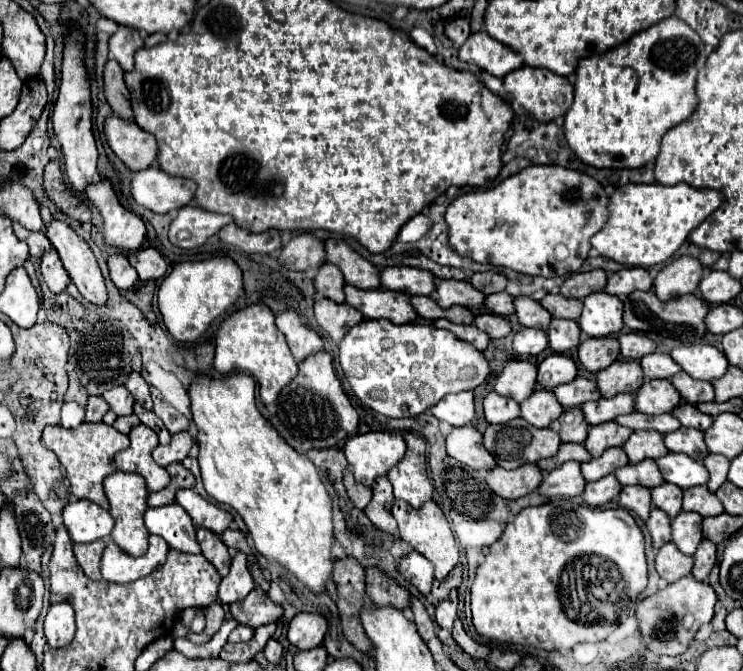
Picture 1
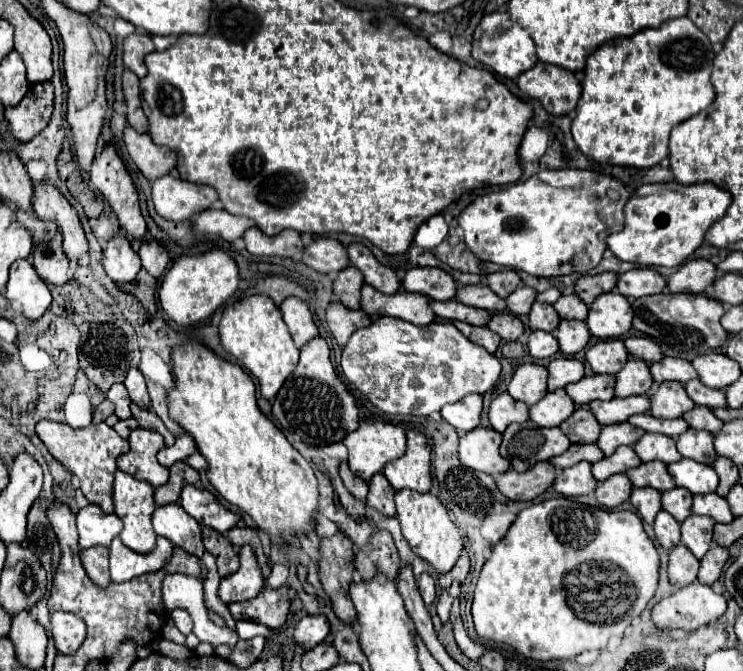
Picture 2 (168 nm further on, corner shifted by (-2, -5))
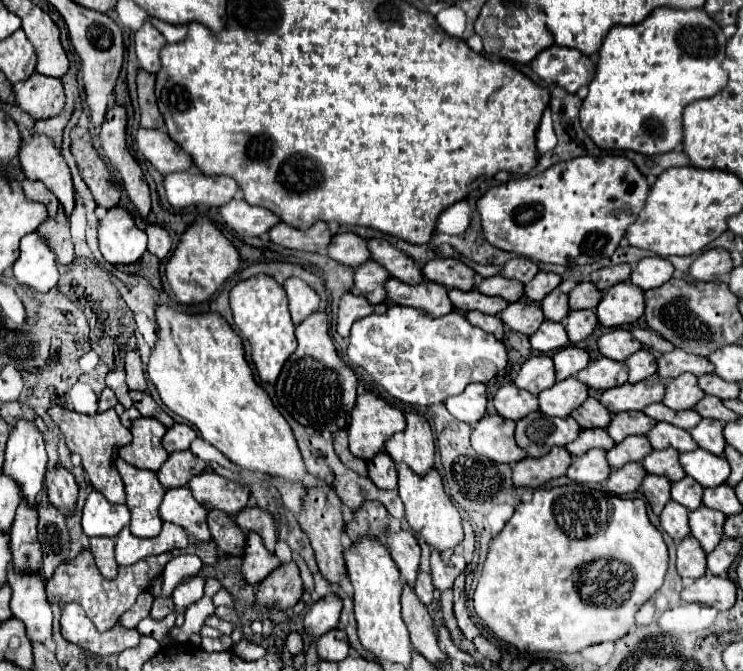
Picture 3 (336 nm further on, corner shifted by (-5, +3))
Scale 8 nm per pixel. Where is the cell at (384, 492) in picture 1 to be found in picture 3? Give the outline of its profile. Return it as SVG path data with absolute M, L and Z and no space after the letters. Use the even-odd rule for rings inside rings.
M380 452L378 456L374 456L374 460L368 462L368 476L382 490L396 490L396 466L384 452Z

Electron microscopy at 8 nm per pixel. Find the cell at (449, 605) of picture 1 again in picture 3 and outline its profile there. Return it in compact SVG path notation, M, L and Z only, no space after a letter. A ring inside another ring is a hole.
M432 552L432 580L434 580L434 586L436 590L444 592L444 590L450 590L454 586L454 580L464 572L466 568L466 562L462 556L452 556L450 558L450 564L444 564L440 560L440 552Z

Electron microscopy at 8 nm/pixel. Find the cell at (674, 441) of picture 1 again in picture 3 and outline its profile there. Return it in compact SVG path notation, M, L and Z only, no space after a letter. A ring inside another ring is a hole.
M704 418L696 428L690 430L690 436L694 438L694 442L712 452L712 454L722 454L724 452L724 446L726 446L726 440L722 436L722 424L718 420L708 420Z

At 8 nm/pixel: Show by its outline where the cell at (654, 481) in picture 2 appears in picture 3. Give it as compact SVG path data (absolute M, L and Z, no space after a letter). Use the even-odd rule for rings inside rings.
M674 448L668 450L660 450L660 452L652 452L642 460L642 466L648 474L658 474L658 476L666 476L670 482L676 482L680 478L684 478L684 470L678 462L678 452Z

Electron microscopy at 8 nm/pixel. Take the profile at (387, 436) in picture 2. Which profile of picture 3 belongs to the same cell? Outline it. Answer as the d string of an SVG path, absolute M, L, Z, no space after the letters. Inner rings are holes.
M362 394L350 414L350 452L362 460L372 460L382 452L388 438L404 428L404 414L398 408L374 394Z

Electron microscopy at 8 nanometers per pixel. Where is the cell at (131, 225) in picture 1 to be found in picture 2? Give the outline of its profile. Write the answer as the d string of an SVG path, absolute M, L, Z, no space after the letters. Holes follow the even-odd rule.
M113 144L103 146L103 150L95 156L93 166L91 166L91 184L109 202L109 206L117 214L121 226L125 228L125 232L129 236L133 236L133 238L143 238L145 232L147 232L147 224L145 224L143 214L141 214L141 208L139 208L139 194L137 194L137 188L135 188L135 184L131 180L131 174L127 172L123 160L117 156Z

